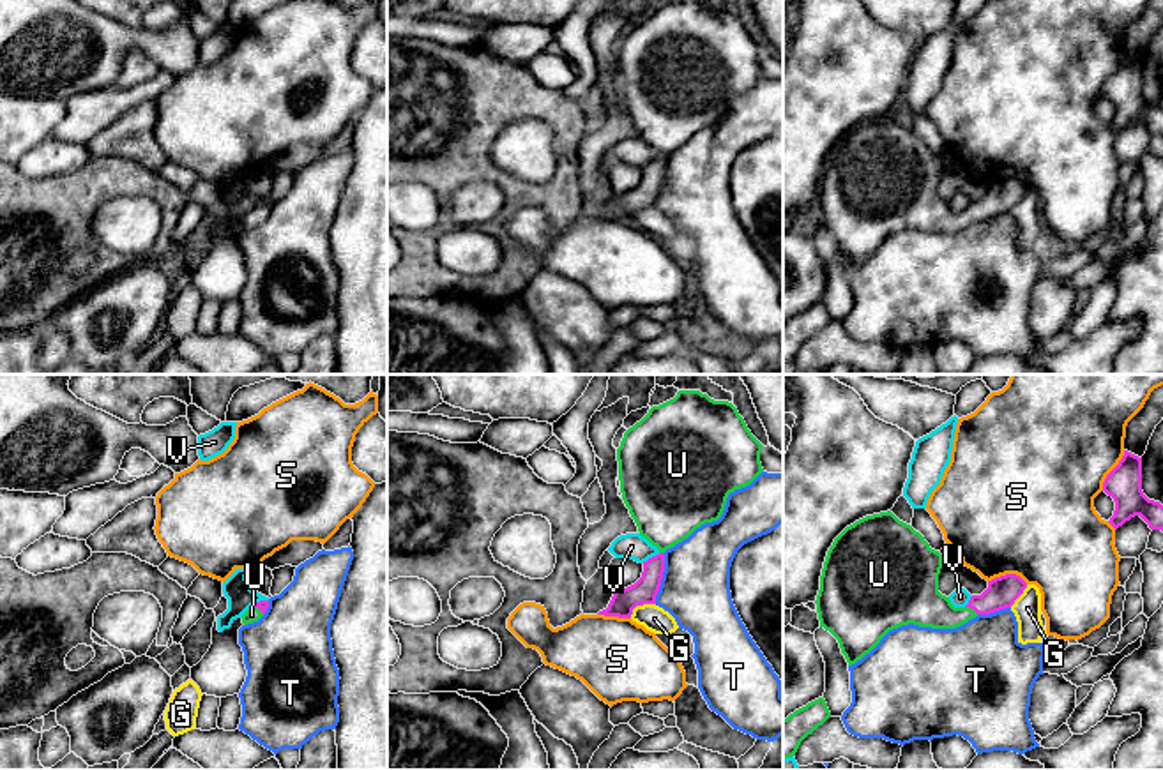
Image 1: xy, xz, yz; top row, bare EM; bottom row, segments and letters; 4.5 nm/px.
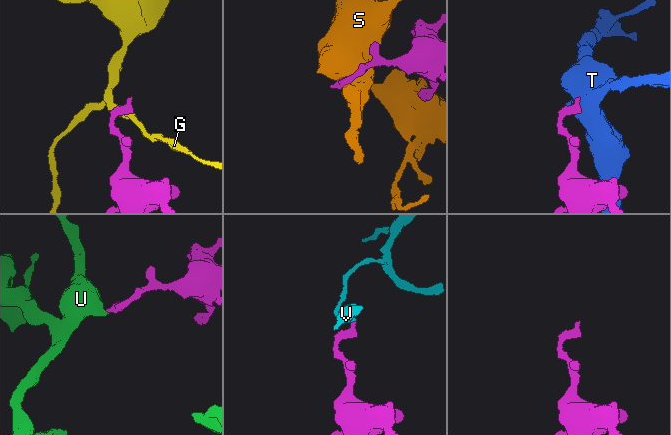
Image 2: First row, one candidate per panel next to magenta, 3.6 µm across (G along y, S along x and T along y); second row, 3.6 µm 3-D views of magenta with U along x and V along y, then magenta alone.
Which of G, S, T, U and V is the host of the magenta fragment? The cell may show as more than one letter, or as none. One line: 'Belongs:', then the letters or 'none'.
Belongs: U

